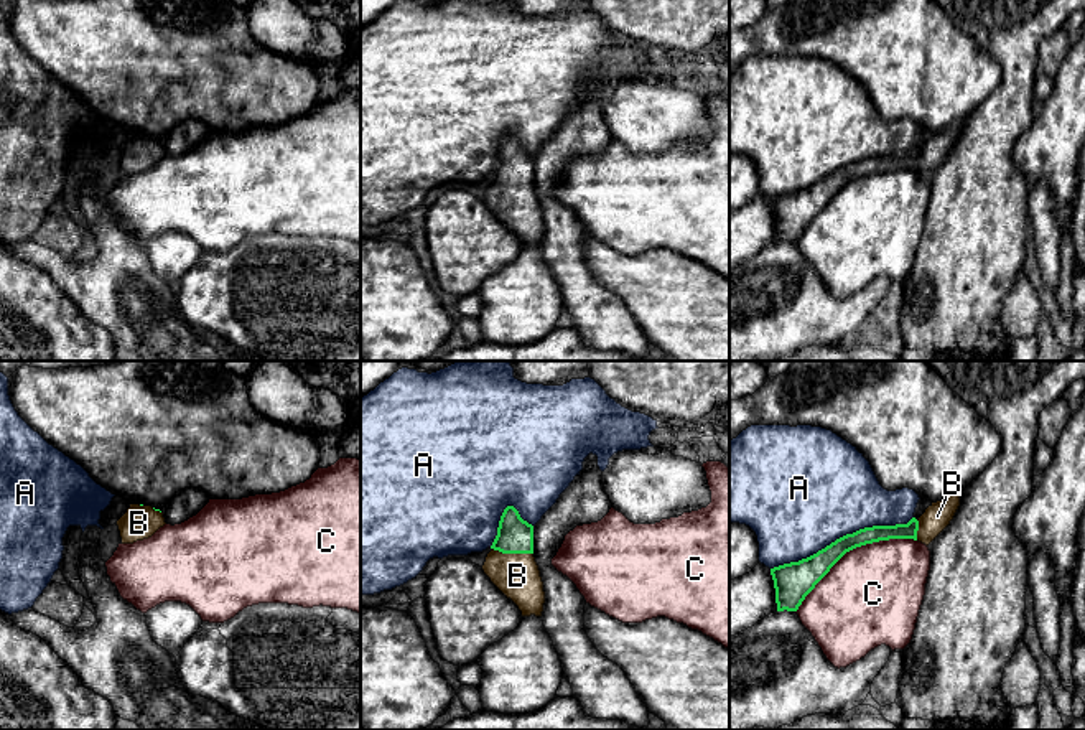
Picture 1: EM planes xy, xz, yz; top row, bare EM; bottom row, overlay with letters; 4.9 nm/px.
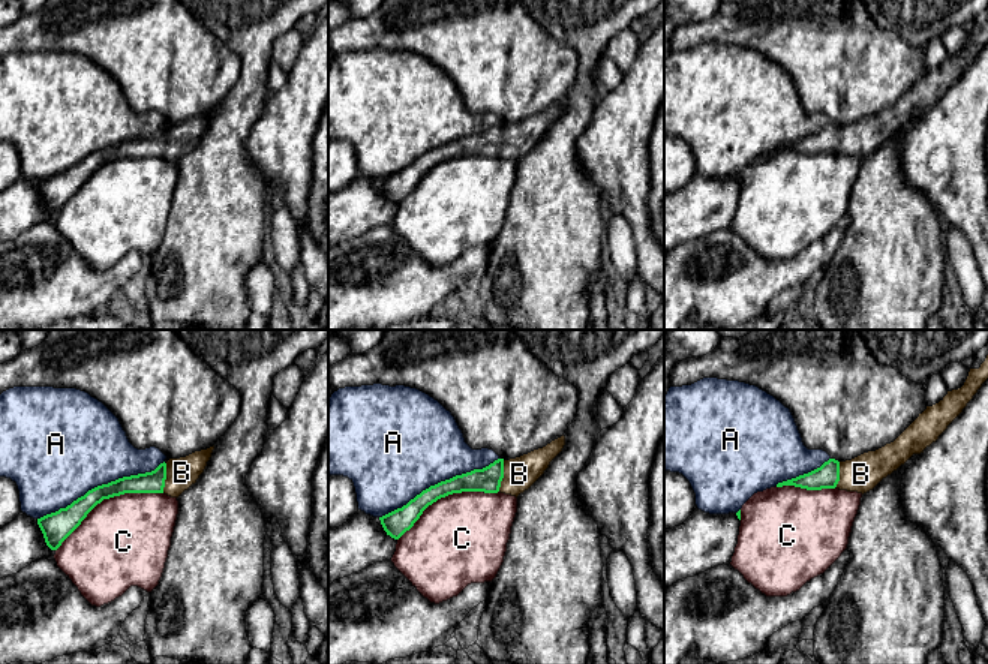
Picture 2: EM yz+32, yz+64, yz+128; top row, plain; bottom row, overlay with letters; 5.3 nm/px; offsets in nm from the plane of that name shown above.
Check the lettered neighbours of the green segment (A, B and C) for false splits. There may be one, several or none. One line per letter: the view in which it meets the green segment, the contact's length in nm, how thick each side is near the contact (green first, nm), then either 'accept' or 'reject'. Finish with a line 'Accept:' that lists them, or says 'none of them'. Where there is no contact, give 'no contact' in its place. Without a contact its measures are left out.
A: meets green in yz; contact 750 nm long; 140 nm thick on the green side, 500 nm on the other; reject
B: meets green in xz; contact 200 nm long; 180 nm thick on the green side, 220 nm on the other; accept
C: meets green in yz; contact 700 nm long; 140 nm thick on the green side, 480 nm on the other; reject
Accept: B

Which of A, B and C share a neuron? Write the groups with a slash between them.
A / B / C

